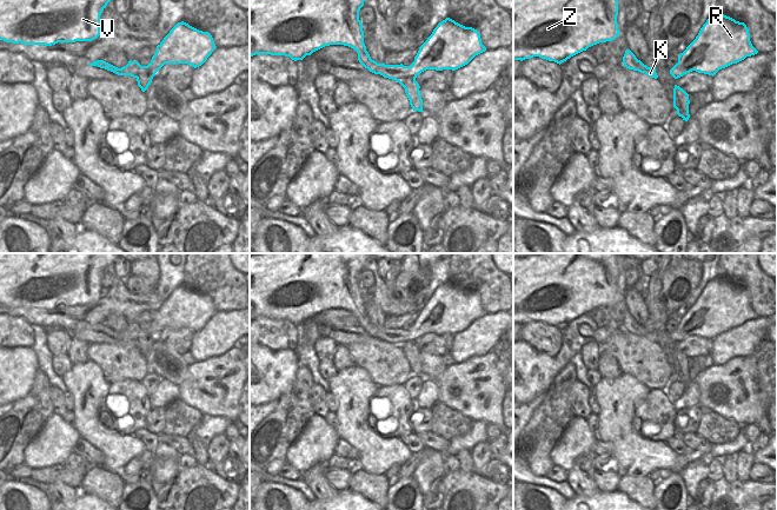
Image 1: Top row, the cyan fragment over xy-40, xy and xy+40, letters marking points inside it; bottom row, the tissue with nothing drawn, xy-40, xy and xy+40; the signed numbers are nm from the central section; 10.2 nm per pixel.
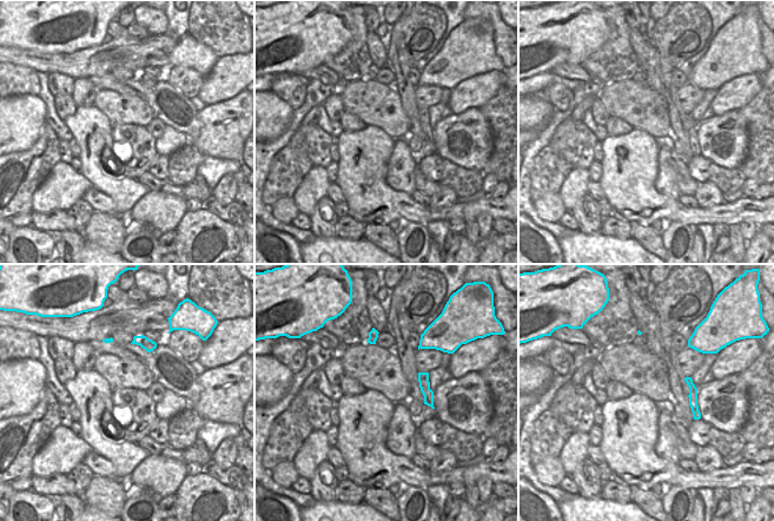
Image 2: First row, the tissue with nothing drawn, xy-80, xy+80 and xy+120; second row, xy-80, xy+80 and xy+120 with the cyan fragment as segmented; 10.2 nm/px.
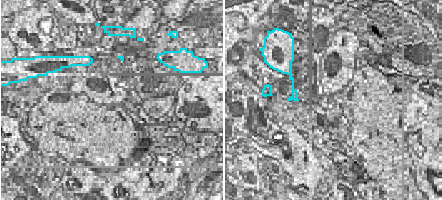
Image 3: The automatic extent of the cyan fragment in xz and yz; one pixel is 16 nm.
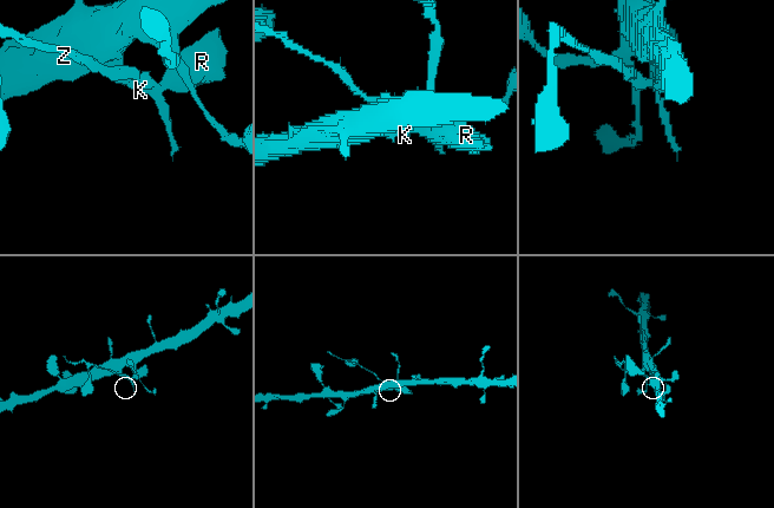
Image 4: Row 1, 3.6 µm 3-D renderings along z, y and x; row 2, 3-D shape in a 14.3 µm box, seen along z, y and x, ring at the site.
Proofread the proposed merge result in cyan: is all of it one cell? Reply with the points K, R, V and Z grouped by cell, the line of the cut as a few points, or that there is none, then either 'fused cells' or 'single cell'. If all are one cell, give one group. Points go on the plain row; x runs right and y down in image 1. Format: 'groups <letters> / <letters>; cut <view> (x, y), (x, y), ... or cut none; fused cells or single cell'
groups K R / V Z; cut xy (365, 313), (358, 317); fused cells

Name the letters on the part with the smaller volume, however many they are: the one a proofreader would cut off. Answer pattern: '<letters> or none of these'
K, R

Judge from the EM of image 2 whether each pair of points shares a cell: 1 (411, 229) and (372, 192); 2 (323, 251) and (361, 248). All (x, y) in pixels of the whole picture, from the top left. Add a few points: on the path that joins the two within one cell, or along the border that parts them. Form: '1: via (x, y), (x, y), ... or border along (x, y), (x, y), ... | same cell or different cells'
1: border along (409, 221), (421, 223), (424, 226) | different cells
2: via (332, 251), (351, 251) | same cell

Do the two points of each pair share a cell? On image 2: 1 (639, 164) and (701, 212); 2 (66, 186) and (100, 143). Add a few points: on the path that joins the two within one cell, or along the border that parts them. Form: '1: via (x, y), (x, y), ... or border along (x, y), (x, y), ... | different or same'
1: via (641, 184), (666, 209), (681, 213) | same
2: border along (79, 172), (93, 185) | different

